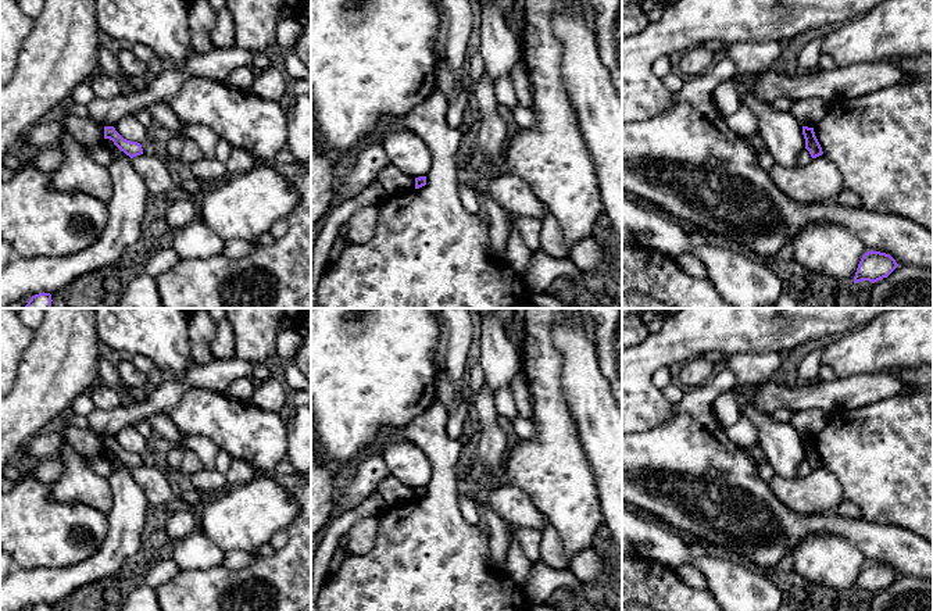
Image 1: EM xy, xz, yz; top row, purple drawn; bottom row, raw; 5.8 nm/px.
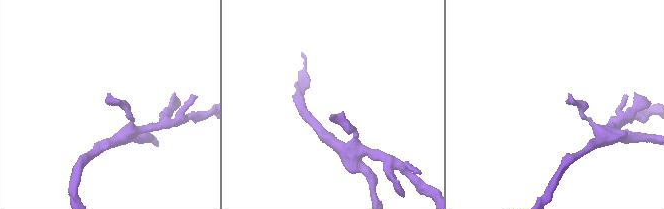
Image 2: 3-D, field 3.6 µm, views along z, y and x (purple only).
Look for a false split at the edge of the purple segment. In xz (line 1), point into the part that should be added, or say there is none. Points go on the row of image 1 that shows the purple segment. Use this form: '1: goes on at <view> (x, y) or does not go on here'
1: does not go on here

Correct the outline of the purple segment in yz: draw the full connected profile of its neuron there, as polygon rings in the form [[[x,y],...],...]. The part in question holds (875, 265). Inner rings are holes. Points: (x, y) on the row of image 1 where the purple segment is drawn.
[[[871,250],[865,253],[859,261],[854,276],[854,283],[862,281],[875,283],[883,278],[887,278],[897,267],[898,264],[890,254]]]

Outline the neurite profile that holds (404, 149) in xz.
[[[392,124],[379,142],[390,164],[403,174],[412,178],[428,175],[432,167],[430,150],[417,133]]]

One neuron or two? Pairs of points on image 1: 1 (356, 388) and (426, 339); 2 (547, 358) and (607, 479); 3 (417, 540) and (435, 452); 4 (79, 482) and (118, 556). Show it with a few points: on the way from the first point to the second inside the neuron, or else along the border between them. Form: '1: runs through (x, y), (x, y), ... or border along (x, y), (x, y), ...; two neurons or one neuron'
1: runs through (374, 370), (404, 339), (408, 339); one neuron
2: border along (561, 354), (561, 392), (574, 418); two neurons
3: runs through (436, 518), (440, 506), (440, 474); one neuron
4: border along (108, 482), (111, 508), (106, 514); two neurons

